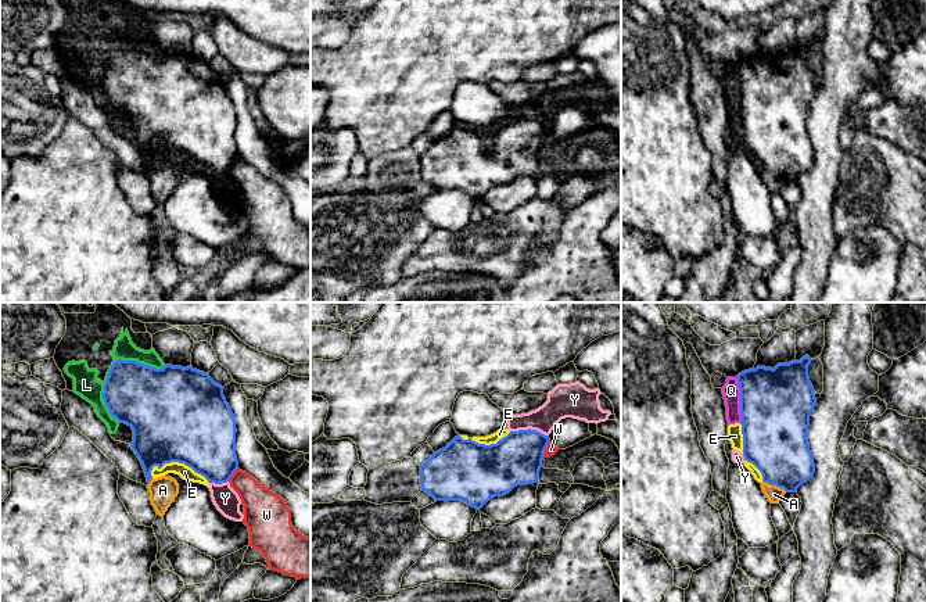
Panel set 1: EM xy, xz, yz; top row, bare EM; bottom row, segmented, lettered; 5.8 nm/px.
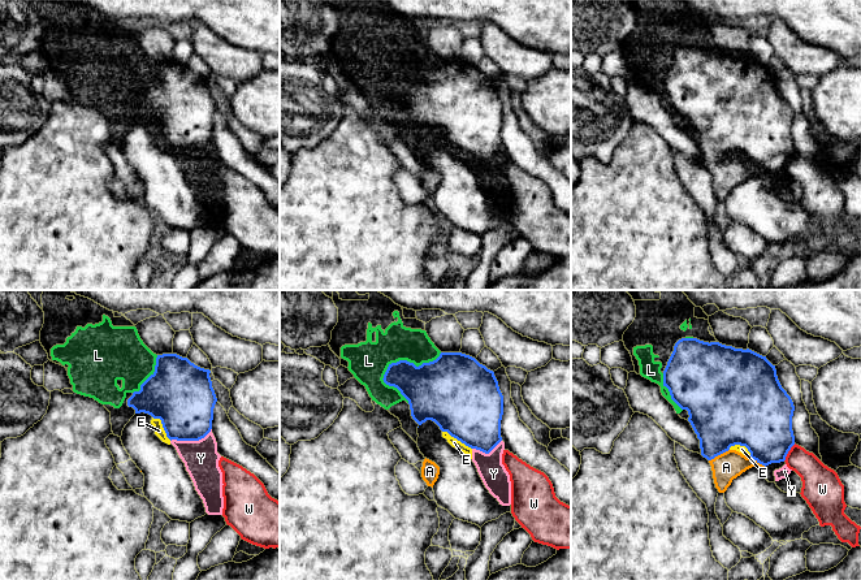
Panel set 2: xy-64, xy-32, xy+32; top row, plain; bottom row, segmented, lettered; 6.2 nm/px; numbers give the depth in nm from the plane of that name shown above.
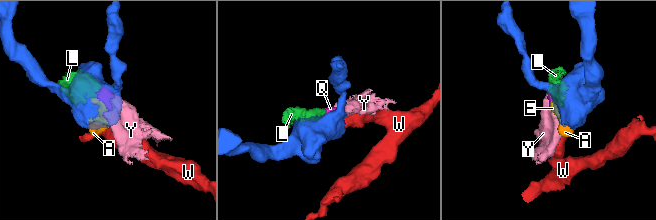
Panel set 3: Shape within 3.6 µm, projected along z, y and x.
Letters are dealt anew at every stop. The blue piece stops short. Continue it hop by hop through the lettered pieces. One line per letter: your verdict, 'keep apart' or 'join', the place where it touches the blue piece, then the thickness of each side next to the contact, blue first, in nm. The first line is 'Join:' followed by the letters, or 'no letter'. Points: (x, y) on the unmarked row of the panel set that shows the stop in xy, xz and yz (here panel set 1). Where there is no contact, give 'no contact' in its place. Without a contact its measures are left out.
Join: A
A: join; contact yz (775, 174); calibres 380 and 90 nm
E: keep apart; contact xy (180, 151); calibres 500 and 80 nm
L: keep apart; contact xy (112, 53); calibres 360 and 150 nm
Q: keep apart; contact yz (740, 89); calibres 420 and 100 nm
W: keep apart; contact xz (545, 138); calibres 300 and 70 nm
Y: keep apart; contact xz (530, 118); calibres 300 and 190 nm

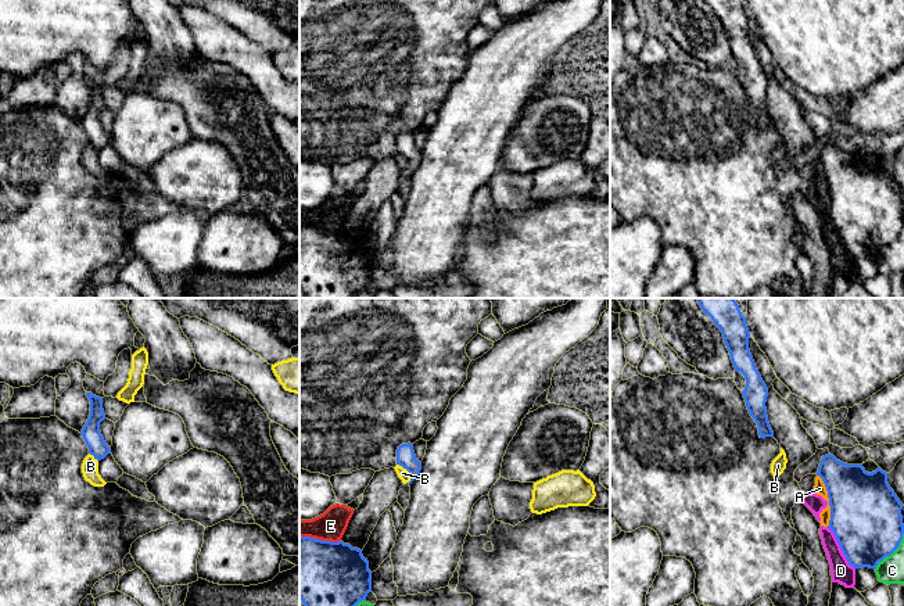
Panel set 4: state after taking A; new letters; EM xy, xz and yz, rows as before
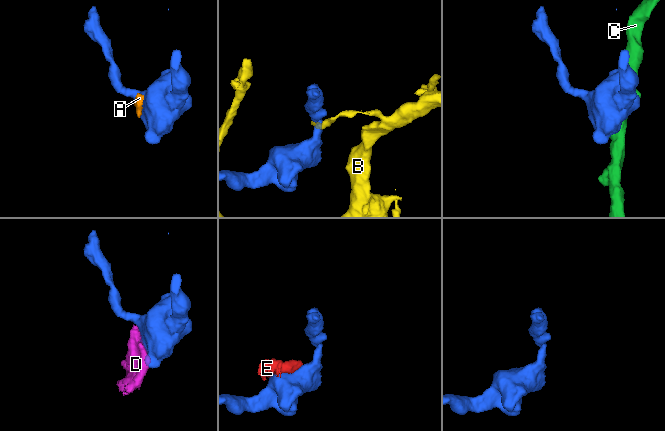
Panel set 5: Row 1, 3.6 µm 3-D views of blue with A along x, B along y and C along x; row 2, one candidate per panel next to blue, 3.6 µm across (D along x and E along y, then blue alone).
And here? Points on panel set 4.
Join: no letter
A: keep apart; contact yz (829, 190); calibres 420 and 70 nm
B: keep apart; contact xz (408, 160); calibres 110 and 70 nm
C: keep apart; contact yz (892, 241); calibres 400 and 160 nm
D: keep apart; contact yz (840, 237); calibres 420 and 120 nm
E: keep apart; contact xz (320, 229); calibres 420 and 170 nm

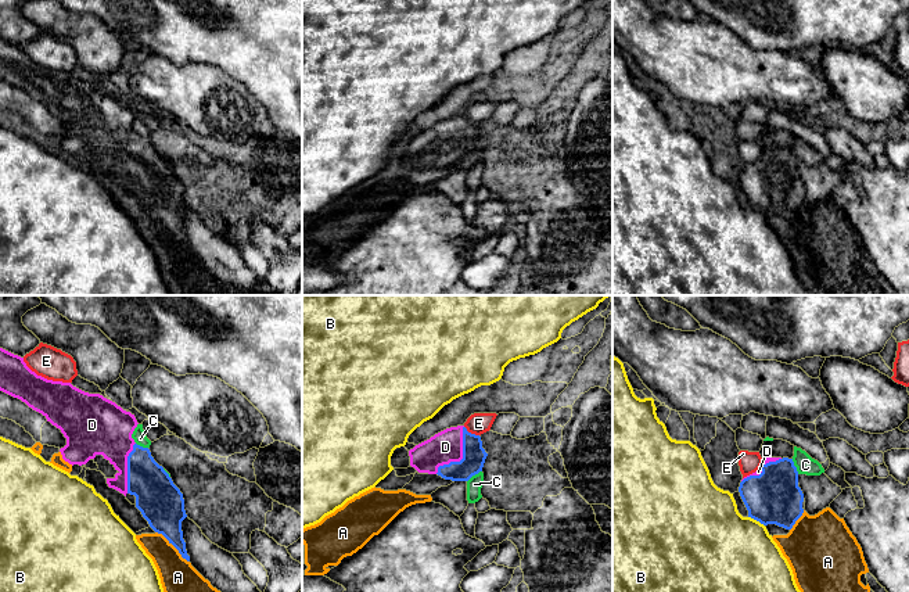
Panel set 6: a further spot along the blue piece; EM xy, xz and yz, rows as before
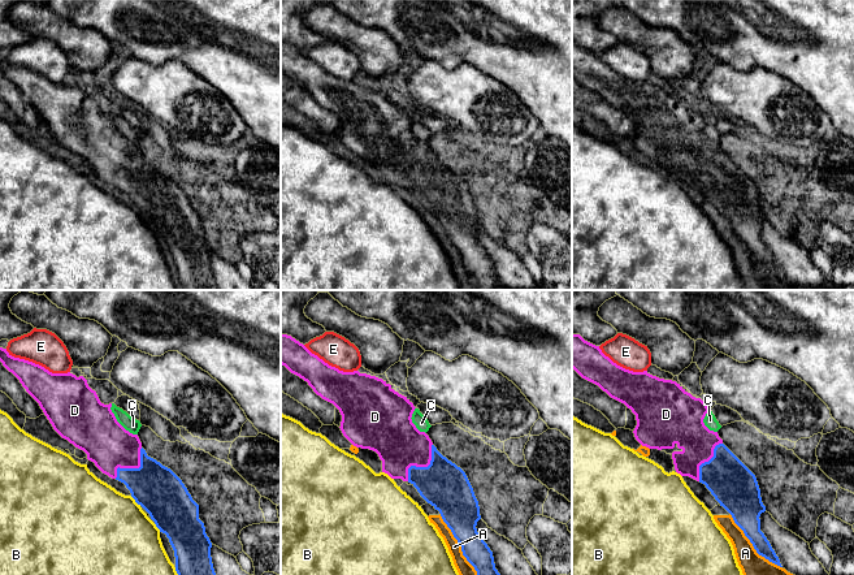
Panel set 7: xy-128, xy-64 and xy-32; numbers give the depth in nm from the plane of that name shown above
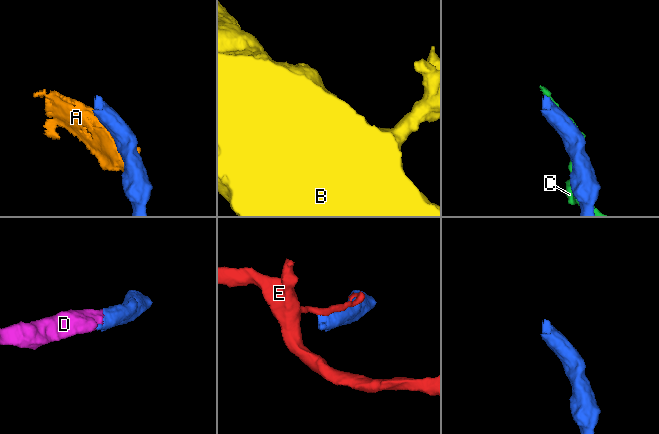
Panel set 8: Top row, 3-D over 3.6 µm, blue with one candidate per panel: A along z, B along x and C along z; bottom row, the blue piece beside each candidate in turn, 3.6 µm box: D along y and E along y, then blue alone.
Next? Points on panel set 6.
Join: D
A: keep apart; contact xy (173, 234); calibres 260 and 240 nm
B: keep apart; contact yz (757, 210); calibres 320 and 480 nm
C: keep apart; contact xz (474, 164); calibres 140 and 90 nm
D: join; contact xz (463, 146); calibres 140 and 190 nm
E: keep apart; contact xz (470, 122); calibres 140 and 130 nm

